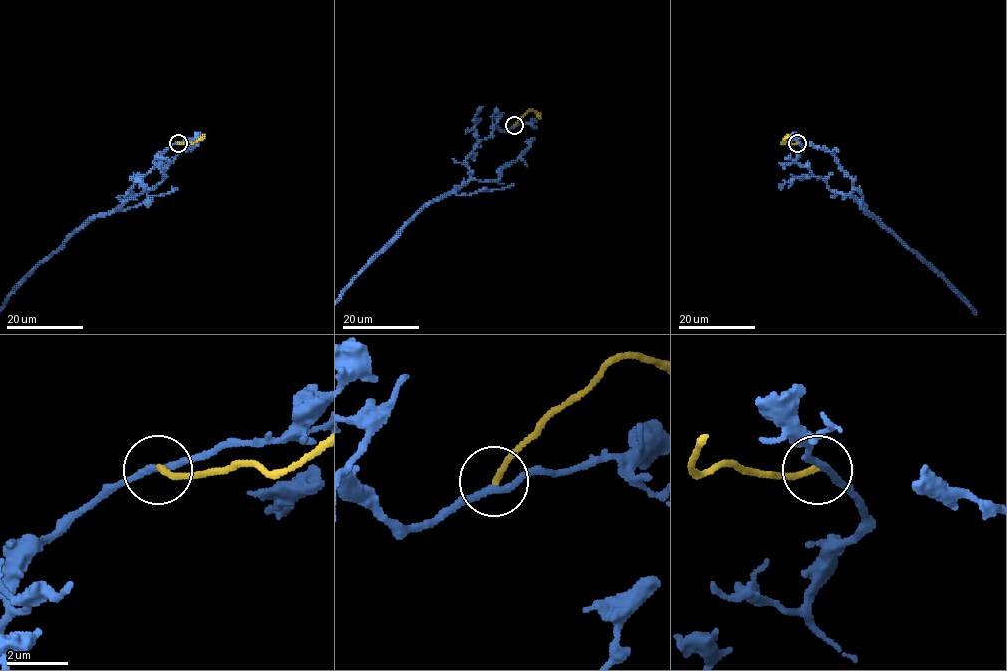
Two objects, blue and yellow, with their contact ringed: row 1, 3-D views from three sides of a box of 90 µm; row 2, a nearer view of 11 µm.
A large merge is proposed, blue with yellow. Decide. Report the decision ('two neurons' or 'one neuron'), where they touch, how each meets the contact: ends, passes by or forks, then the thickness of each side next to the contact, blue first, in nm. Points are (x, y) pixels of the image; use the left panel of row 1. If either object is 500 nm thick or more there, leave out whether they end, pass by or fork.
one neuron | (178, 143) | blue passes by | yellow ends | 200/200 nm

